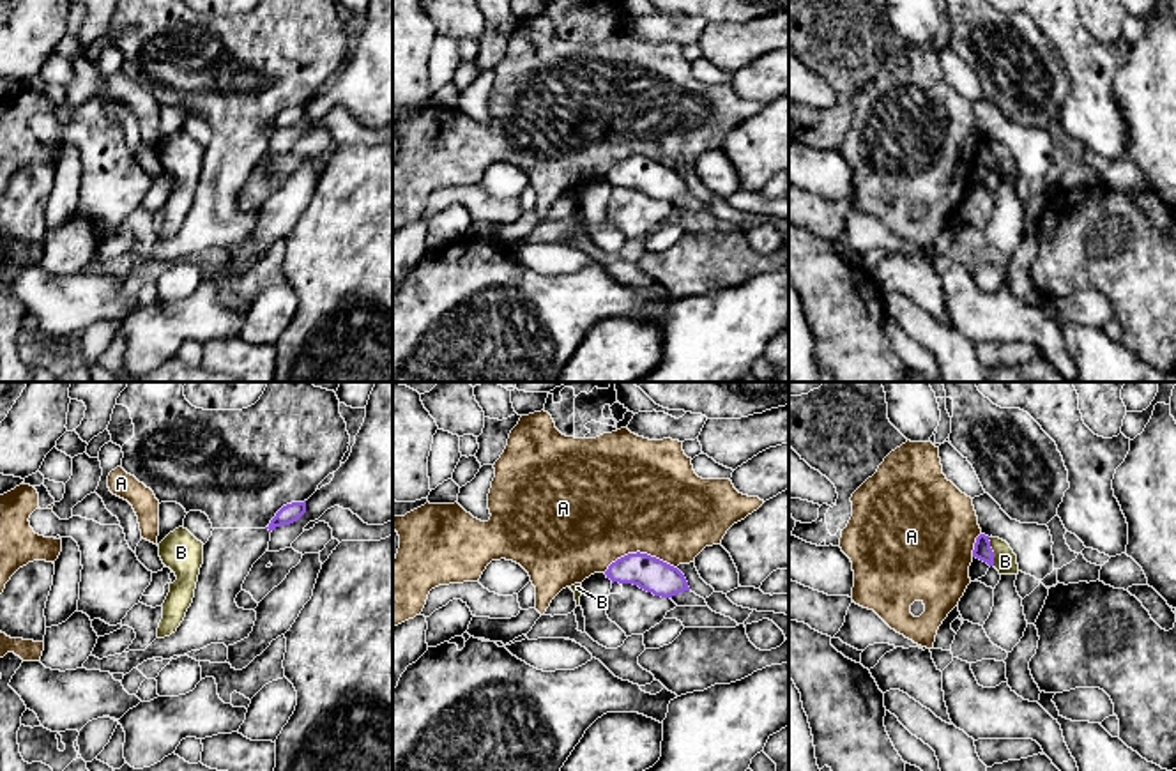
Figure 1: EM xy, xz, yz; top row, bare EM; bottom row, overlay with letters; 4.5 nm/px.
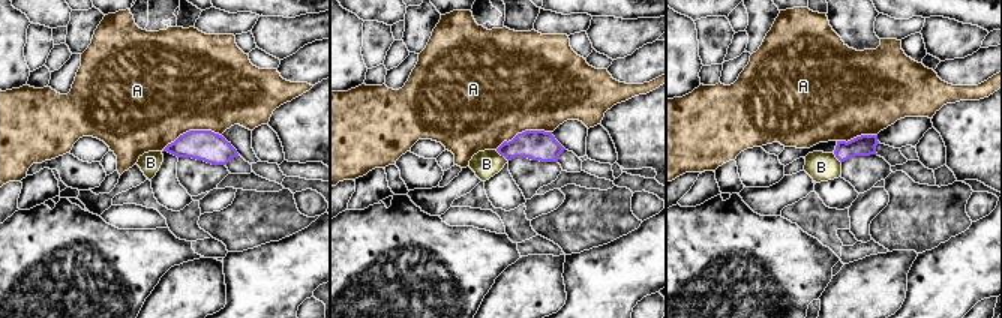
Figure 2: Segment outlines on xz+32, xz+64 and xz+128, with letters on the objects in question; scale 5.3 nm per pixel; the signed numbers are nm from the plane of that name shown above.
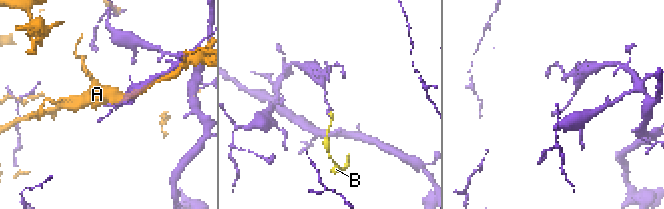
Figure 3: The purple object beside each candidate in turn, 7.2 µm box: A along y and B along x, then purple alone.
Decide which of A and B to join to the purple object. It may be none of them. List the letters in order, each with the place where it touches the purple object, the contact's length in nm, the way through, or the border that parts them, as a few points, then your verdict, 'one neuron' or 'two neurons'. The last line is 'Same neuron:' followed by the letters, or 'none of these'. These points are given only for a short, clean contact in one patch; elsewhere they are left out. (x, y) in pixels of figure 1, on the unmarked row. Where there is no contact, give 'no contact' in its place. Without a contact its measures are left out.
A: contact xz (639, 156); length 340 nm; two neurons
B: contact yz (992, 156); length 130 nm; border yz (987, 142), (994, 168); two neurons
Same neuron: none of these

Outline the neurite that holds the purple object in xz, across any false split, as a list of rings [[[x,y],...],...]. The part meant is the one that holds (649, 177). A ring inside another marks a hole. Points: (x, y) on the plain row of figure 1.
[[[640,156],[617,163],[605,179],[612,187],[633,187],[661,202],[690,195],[684,179],[677,172]]]

